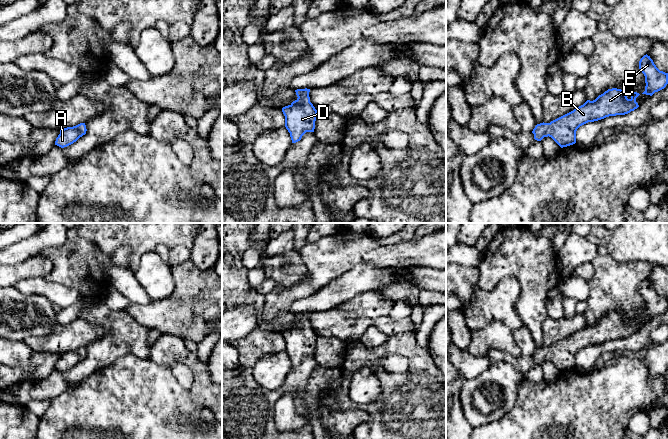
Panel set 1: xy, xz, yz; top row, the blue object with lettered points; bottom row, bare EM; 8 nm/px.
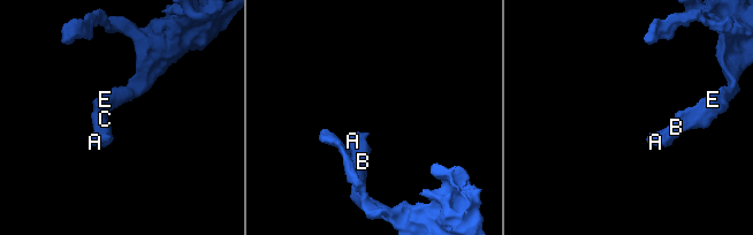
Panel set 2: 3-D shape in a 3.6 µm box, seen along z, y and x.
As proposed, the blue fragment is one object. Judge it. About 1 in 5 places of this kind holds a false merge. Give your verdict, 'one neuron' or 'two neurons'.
one neuron

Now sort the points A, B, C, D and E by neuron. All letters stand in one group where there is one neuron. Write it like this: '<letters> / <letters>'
A B C D E

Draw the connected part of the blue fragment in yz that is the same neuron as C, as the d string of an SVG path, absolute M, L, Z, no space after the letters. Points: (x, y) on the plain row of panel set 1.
M617 312L608 313L595 324L587 324L583 329L550 347L537 348L532 355L534 363L541 365L549 360L561 372L573 369L576 367L576 355L580 350L609 340L625 339L634 335L639 331L636 326L639 319L633 316L628 323L626 315Z

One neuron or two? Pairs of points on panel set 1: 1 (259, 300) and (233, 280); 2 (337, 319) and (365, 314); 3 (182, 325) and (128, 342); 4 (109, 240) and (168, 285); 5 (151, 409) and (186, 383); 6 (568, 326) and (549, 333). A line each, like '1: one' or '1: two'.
1: one
2: one
3: two
4: two
5: two
6: one

